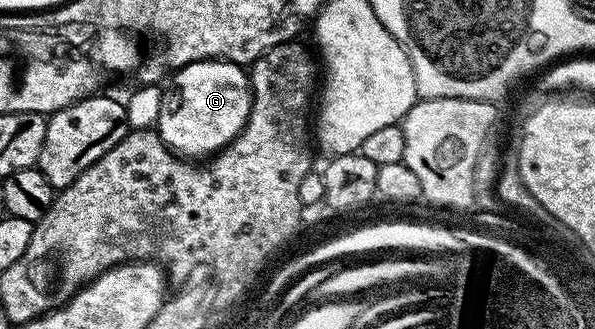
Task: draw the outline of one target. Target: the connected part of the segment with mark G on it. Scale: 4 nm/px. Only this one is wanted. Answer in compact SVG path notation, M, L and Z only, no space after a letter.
M201 60L177 69L173 76L169 81L170 89L165 89L162 98L157 134L171 152L183 158L209 158L232 143L246 125L250 113L250 78L247 69L230 60Z

